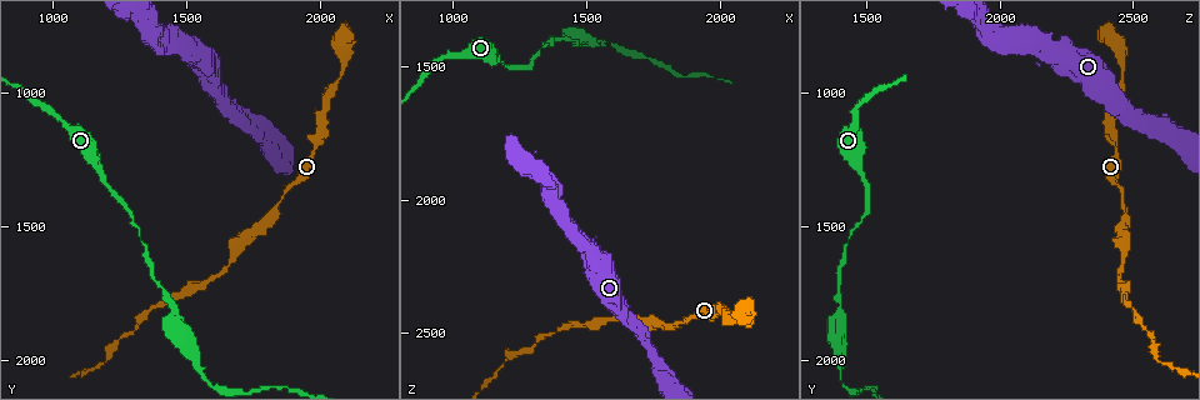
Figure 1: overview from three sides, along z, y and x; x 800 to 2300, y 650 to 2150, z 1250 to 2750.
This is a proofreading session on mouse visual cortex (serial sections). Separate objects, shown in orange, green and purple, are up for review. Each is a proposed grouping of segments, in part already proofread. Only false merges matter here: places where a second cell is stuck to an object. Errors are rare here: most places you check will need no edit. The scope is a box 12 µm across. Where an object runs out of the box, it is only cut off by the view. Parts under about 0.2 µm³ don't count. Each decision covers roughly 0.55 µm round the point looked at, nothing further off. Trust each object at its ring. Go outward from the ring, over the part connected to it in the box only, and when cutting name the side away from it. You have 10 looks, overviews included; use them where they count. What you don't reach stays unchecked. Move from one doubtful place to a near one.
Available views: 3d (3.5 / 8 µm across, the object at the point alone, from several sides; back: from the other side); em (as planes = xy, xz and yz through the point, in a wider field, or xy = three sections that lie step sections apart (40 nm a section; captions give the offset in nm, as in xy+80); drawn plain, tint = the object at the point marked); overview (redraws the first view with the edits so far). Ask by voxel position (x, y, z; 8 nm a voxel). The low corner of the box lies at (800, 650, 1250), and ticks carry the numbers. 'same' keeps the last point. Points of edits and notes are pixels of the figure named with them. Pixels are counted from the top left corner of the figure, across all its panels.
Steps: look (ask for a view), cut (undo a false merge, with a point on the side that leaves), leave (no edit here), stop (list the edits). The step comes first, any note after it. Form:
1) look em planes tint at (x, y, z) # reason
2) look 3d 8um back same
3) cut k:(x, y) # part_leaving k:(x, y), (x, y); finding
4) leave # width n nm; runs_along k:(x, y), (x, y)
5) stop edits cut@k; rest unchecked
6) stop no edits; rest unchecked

look 3d 3.5um at (1570, 2060, 1410) # a narrow waist

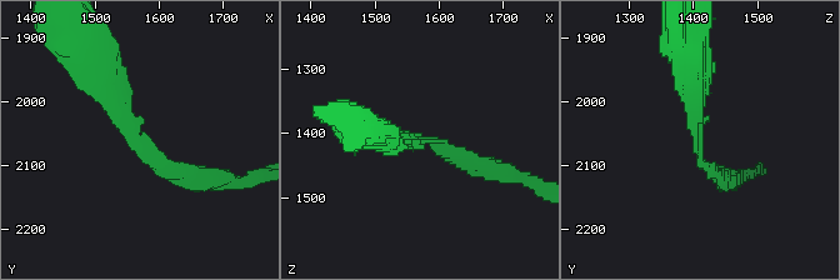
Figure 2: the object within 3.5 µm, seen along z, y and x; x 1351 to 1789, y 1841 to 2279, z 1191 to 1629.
look em xy step 1 tint at (1570, 2060, 1410) # arm_widths 200, 300 nm

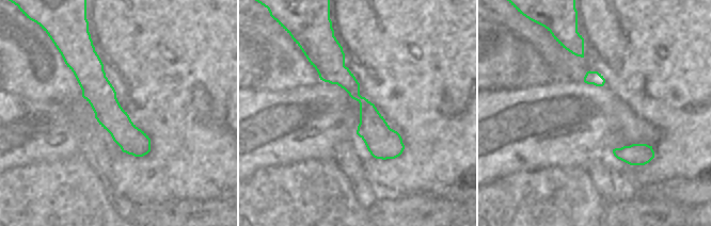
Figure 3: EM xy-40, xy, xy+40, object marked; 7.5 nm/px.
leave # runs_along 3:(316, 55), (353, 90), (373, 129), (396, 154); all the same cell

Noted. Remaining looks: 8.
look em planes tint at (1530, 840, 2200) # sudden change in width

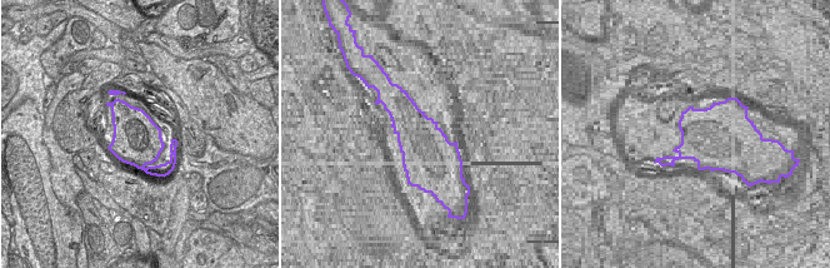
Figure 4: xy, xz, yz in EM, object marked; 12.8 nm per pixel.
look 3d 3.5um same

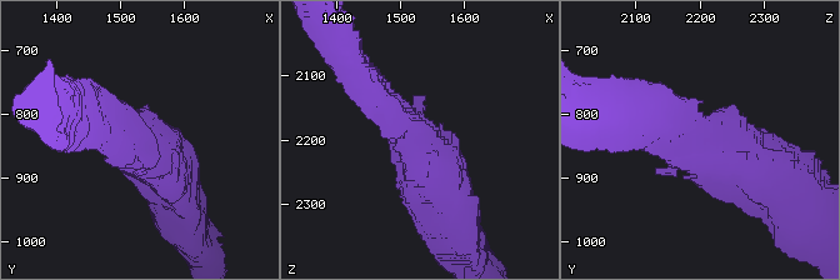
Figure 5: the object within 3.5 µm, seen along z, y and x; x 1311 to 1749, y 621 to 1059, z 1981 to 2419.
leave # runs_along 5:(445, 209), (404, 121), (365, 84); one cell here

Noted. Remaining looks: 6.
look 3d 3.5um at (2070, 940, 2450) # a narrow waist

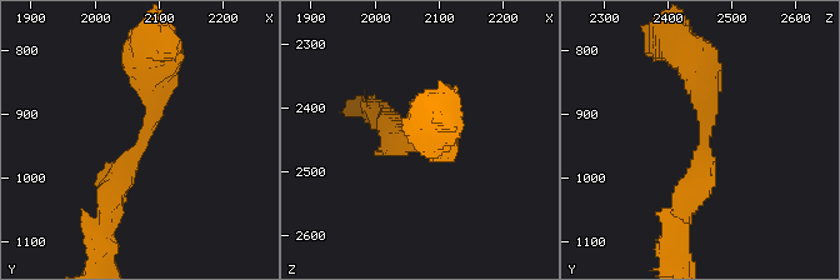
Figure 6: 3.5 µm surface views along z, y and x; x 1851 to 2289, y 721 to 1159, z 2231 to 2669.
look em xy step 3 tint at (2075, 935, 2460) # arm_widths 300, 350 nm; now the EM

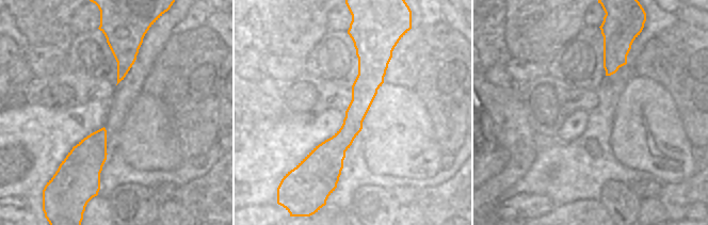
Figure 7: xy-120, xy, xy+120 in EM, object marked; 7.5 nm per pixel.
leave # runs_along 7:(361, 43), (366, 85), (332, 180); continuous, no second cell

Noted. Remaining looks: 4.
look 3d 3.5um at (1860, 1380, 2460) # a narrow waist

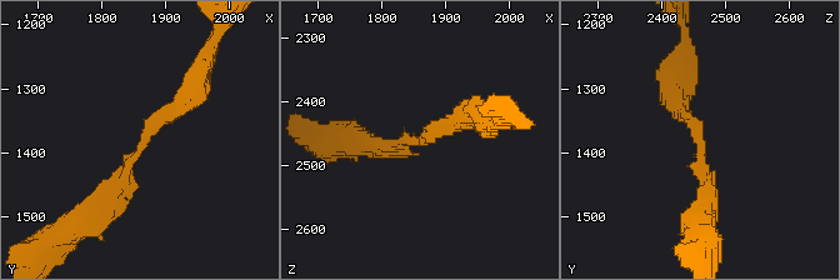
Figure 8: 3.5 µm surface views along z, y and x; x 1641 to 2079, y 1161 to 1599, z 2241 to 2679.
look em xy step 3 tint at (1870, 1390, 2460) # arm_widths 250, 300 nm; need the tissue

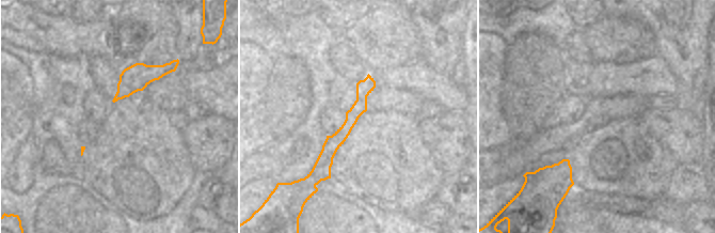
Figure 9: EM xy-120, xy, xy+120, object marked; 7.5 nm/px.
leave # width 120 nm; runs_along 8:(196, 85), (146, 131), (100, 211); continuous, no second cell

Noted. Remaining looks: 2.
stop no edits; rest unchecked

